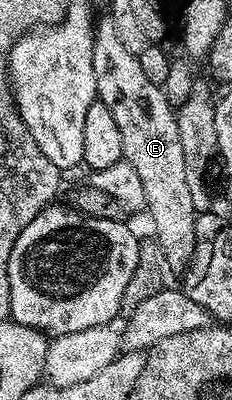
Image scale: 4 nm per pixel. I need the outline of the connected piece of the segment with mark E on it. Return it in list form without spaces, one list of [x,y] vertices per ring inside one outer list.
[[[111,18],[98,19],[93,29],[93,57],[95,58],[95,86],[97,99],[111,110],[115,123],[119,126],[119,134],[123,137],[123,159],[139,173],[143,181],[145,208],[153,219],[152,239],[156,240],[159,250],[167,258],[169,268],[184,273],[193,258],[195,250],[195,222],[198,218],[195,202],[191,202],[191,186],[187,186],[187,166],[183,166],[183,145],[179,143],[179,126],[177,113],[171,105],[166,89],[162,85],[150,82],[139,67],[139,58],[123,46],[119,38],[119,30],[115,30],[115,22]]]

